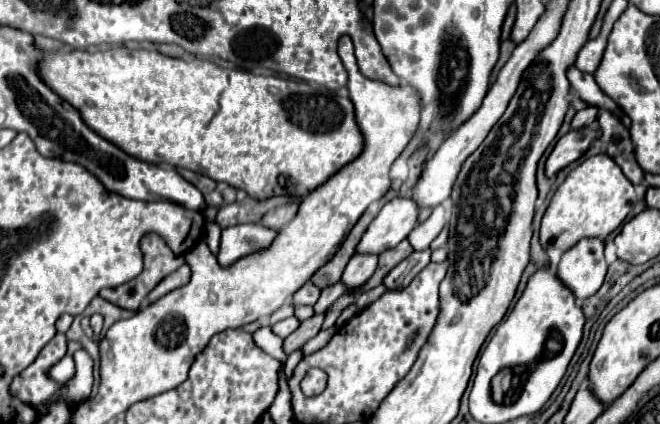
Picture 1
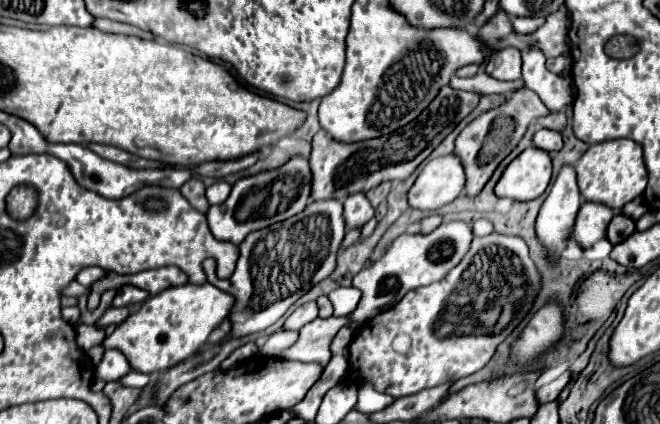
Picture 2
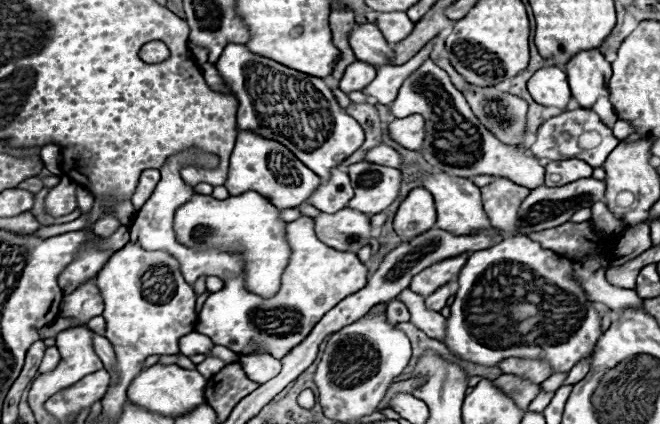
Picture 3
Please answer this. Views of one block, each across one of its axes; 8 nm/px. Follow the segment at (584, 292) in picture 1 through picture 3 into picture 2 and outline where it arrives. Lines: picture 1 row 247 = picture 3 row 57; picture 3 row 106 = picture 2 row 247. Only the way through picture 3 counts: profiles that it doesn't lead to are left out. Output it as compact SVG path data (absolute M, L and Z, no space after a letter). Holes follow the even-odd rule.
M584 202L578 210L576 224L572 230L572 238L578 242L582 250L592 248L594 242L602 240L606 234L606 226L612 220L614 210L600 202Z

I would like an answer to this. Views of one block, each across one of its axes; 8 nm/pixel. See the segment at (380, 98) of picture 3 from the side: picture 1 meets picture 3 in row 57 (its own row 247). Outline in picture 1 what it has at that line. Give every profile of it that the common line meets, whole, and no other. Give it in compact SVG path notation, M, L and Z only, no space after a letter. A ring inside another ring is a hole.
M436 206L432 210L430 218L410 232L408 240L410 240L412 248L414 250L426 250L430 246L430 242L442 232L444 226L446 226L446 208L444 206Z

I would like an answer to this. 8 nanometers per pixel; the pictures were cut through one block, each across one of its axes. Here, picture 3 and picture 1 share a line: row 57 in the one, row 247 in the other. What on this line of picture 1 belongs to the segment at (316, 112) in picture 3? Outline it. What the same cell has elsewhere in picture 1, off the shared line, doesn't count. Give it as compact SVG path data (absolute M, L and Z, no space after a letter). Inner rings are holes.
M236 224L236 226L230 226L230 228L222 230L218 262L222 266L230 266L238 258L266 248L272 242L274 236L276 236L276 232L262 226L262 224Z

